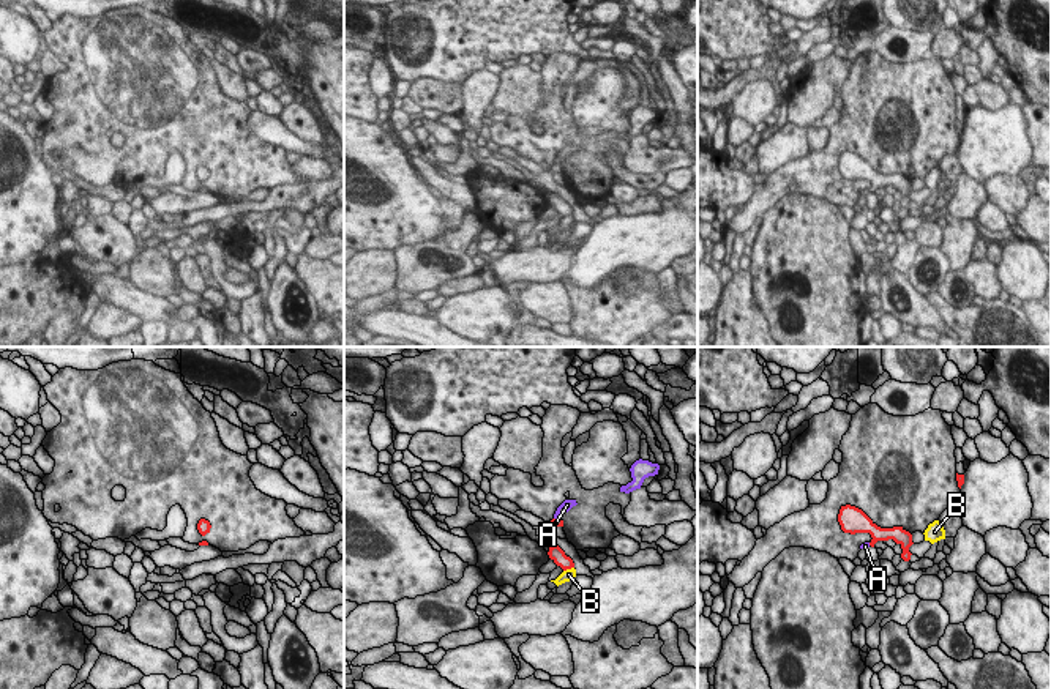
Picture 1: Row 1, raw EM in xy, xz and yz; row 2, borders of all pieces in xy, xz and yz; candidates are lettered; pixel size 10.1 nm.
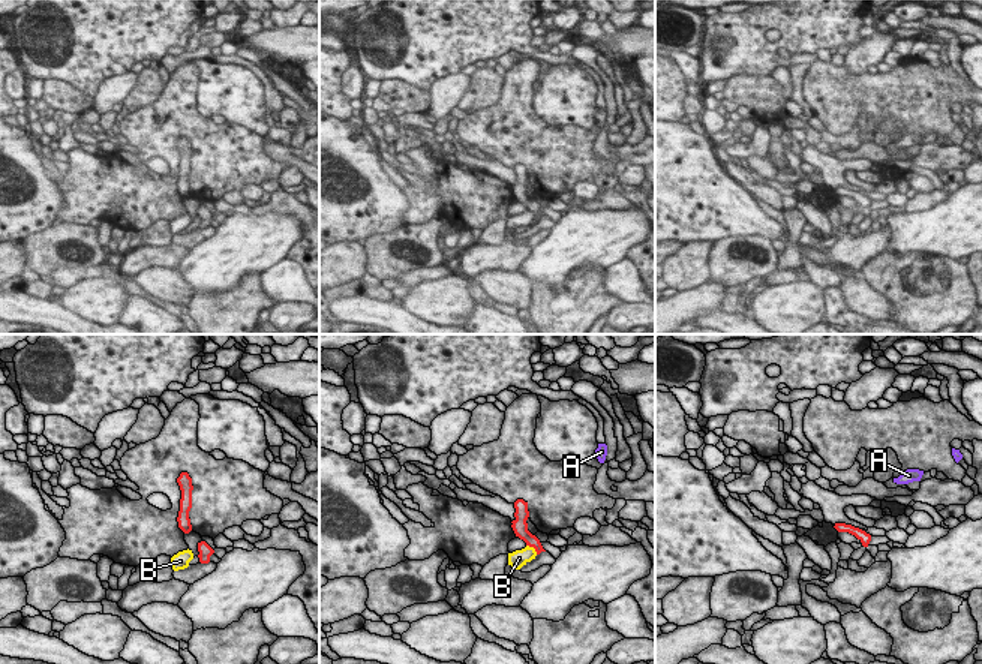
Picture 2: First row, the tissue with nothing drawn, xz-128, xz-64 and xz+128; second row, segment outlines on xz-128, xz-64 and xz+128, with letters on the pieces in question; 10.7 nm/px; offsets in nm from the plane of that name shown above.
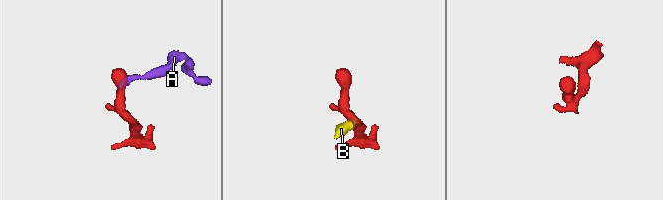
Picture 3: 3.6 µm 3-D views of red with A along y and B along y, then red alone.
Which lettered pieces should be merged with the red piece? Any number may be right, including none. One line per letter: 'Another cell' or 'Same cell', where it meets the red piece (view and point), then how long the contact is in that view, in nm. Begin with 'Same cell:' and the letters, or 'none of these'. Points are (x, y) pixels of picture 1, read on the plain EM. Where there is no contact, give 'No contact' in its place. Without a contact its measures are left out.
Same cell: A
A: Same cell. Touches red at xz (557, 166). Shared border 70 nm
B: Another cell. Touches red at xz (568, 215). Shared border 120 nm.

